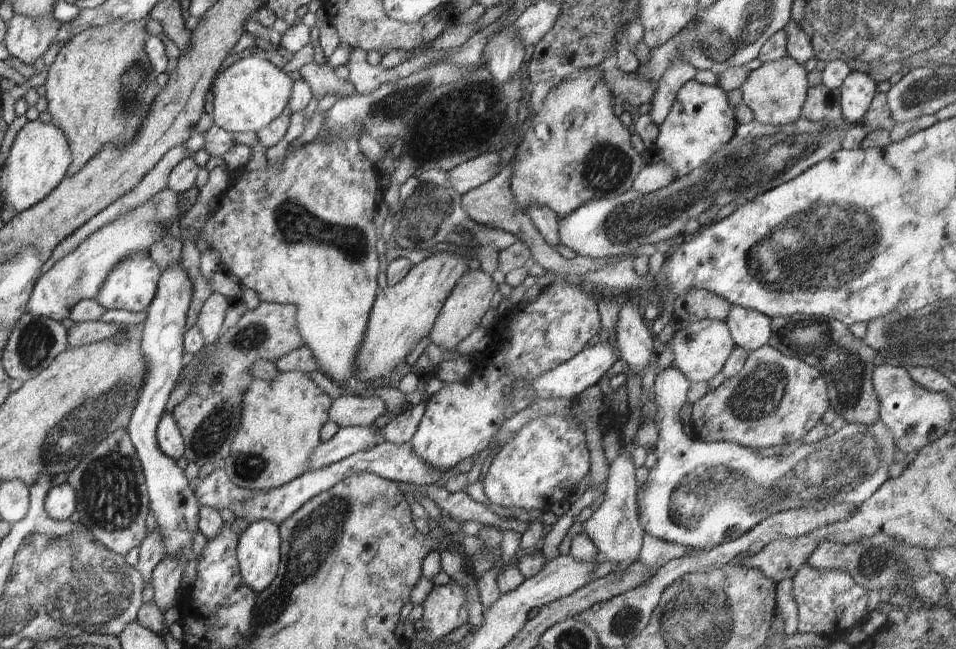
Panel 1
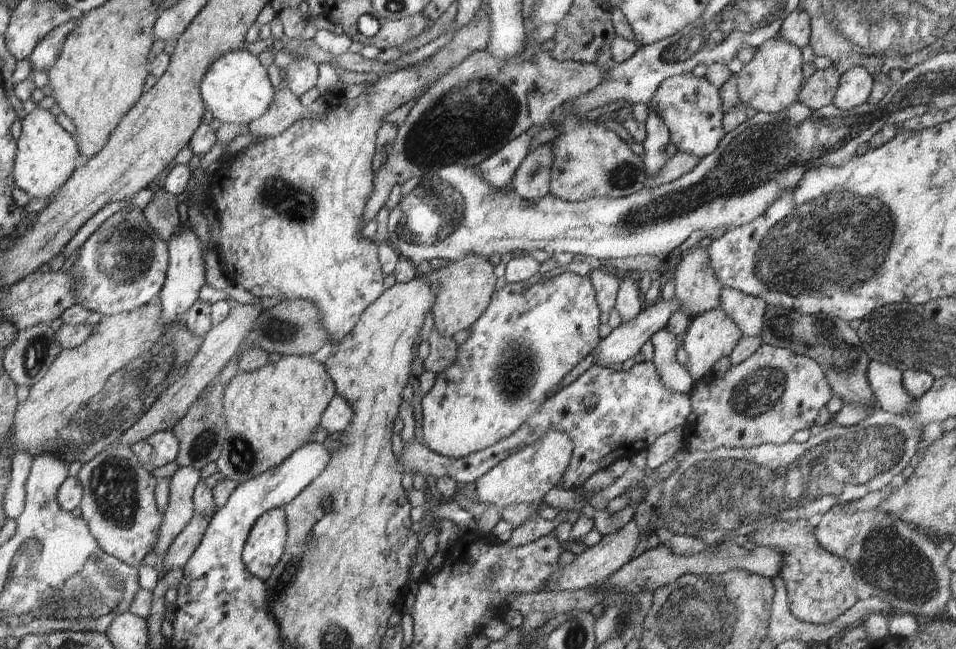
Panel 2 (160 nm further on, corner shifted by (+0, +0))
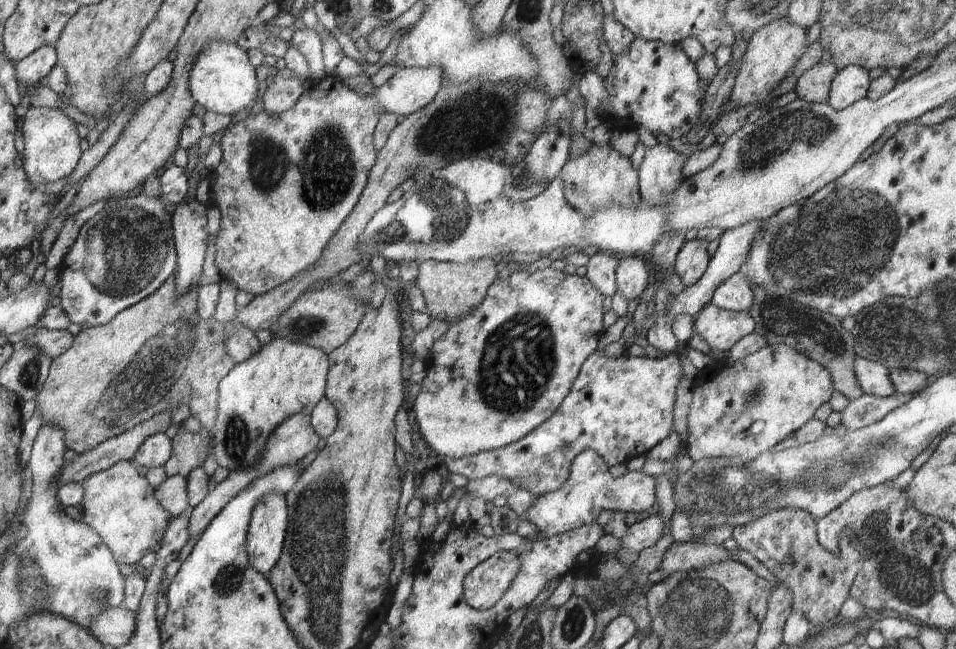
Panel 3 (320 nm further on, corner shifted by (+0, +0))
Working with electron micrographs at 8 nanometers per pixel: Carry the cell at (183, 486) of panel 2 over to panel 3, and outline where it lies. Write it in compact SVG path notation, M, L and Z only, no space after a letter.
M180 475L168 477L154 490L158 504L170 513L172 519L179 517L189 506L186 477Z

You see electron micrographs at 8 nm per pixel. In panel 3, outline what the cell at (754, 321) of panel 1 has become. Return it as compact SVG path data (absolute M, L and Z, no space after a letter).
M741 272L729 276L715 288L711 302L731 311L748 311L753 301L753 292Z

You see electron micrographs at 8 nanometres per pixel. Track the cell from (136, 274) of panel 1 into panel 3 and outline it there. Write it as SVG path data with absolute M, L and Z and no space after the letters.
M176 165L161 171L160 178L159 197L147 197L146 194L136 191L127 196L106 200L102 210L82 226L71 250L63 256L59 266L62 288L58 305L67 314L72 325L80 325L86 329L105 325L125 308L150 296L175 274L177 252L172 236L169 205L184 201L188 194L188 178L184 169Z

